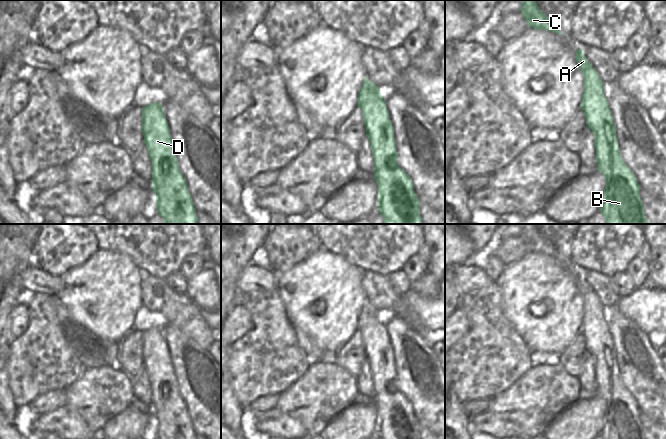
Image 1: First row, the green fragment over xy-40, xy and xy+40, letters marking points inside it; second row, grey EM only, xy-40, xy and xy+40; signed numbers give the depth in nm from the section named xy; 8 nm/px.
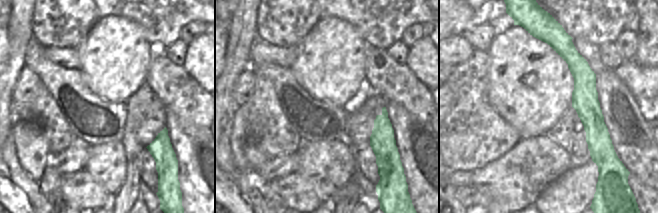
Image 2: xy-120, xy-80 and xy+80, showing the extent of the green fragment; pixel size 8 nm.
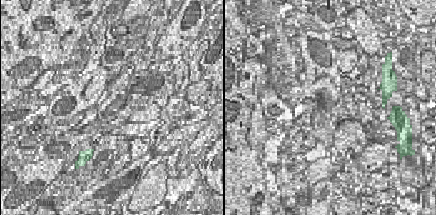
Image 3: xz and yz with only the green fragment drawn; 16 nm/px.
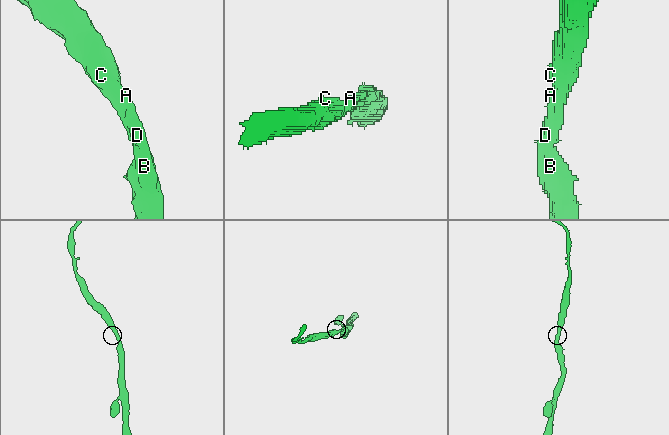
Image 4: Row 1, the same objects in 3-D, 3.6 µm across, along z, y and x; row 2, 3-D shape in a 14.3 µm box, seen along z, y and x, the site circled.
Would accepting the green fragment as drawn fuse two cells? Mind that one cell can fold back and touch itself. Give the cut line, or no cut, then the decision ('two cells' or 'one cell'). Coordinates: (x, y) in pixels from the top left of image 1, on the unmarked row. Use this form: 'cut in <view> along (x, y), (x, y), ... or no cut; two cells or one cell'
no cut; one cell

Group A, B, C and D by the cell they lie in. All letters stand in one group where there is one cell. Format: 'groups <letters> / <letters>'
groups A B C D

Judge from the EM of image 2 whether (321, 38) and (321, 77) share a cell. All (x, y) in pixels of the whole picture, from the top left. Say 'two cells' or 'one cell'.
one cell

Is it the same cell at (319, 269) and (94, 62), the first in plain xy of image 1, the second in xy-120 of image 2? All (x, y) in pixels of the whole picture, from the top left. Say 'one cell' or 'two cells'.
one cell

